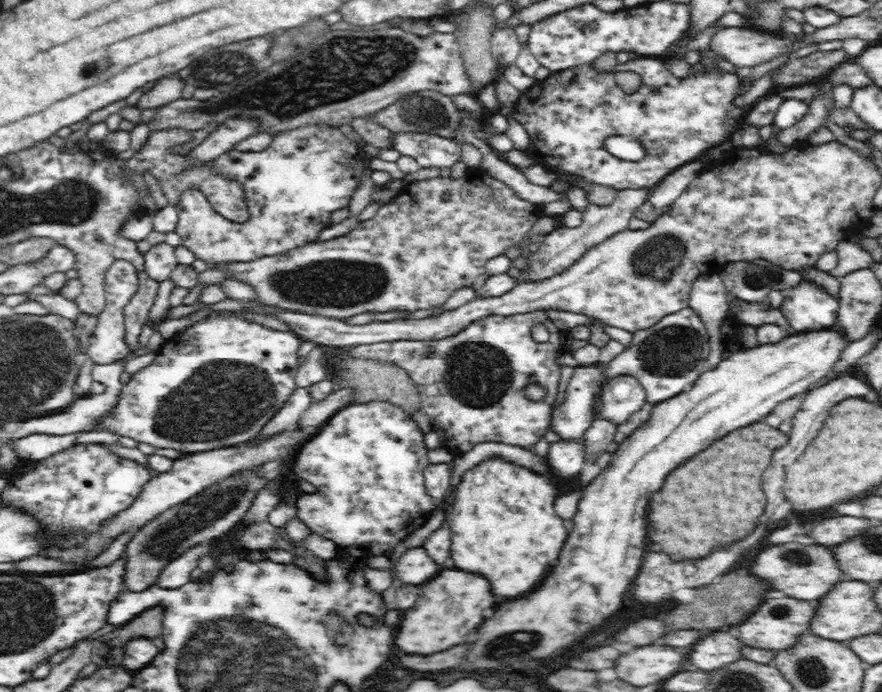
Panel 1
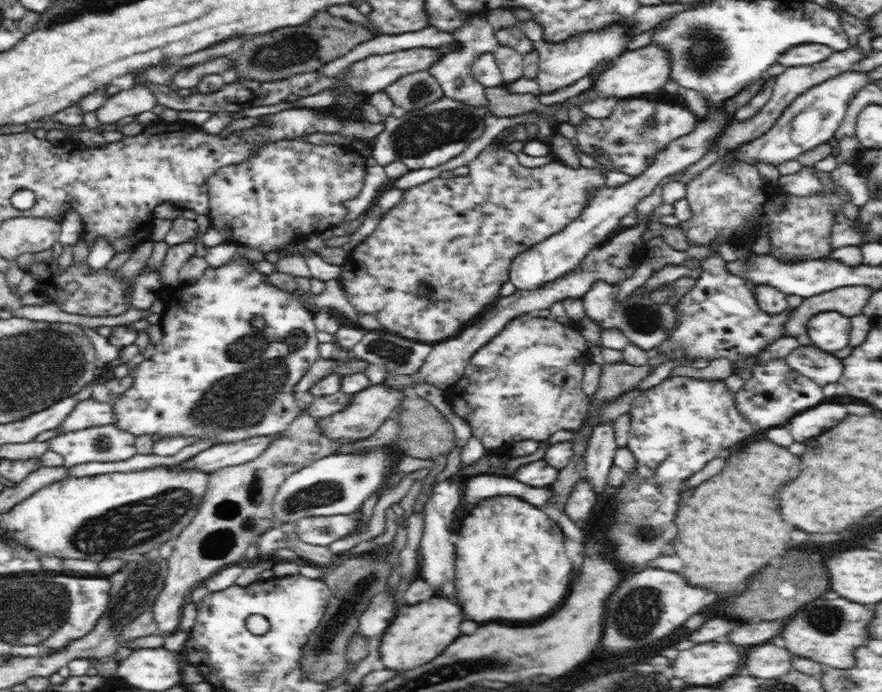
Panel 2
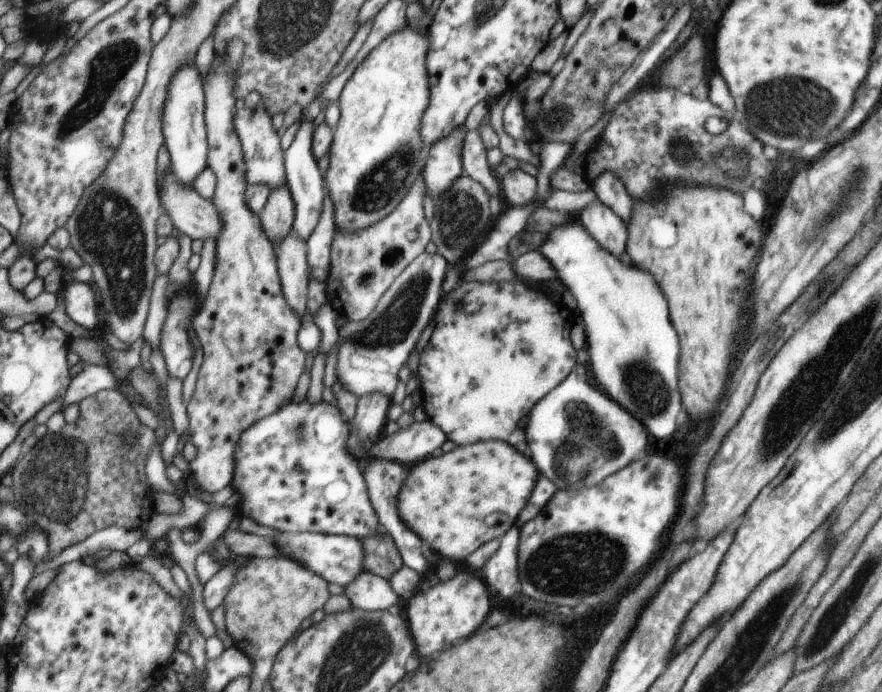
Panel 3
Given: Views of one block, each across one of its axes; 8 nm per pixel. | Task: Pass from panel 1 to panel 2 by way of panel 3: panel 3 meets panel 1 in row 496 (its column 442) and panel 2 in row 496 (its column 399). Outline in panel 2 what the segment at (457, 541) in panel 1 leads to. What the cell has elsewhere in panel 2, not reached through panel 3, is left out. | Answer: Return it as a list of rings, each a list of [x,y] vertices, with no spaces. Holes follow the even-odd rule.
[[[494,496],[494,498],[480,502],[470,512],[470,516],[464,518],[461,526],[464,526],[464,534],[460,534],[460,538],[456,542],[456,592],[458,592],[458,600],[462,604],[462,610],[464,610],[464,618],[468,618],[468,622],[512,622],[512,624],[544,622],[544,618],[550,618],[550,614],[560,608],[558,604],[568,596],[568,588],[572,582],[572,562],[566,556],[564,534],[562,534],[560,526],[550,524],[548,516],[542,510],[532,508],[532,504],[526,504],[526,501],[522,502],[514,496]]]

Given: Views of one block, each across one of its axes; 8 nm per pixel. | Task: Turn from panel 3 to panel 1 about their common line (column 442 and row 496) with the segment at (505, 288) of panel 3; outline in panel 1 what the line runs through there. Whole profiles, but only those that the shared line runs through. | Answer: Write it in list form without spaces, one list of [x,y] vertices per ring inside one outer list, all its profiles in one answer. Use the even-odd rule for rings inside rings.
[[[370,401],[364,403],[350,403],[342,410],[338,410],[304,446],[301,446],[297,453],[289,460],[289,471],[296,474],[298,478],[310,482],[316,491],[313,493],[304,493],[302,497],[295,502],[296,513],[298,513],[298,519],[310,529],[310,532],[318,533],[319,536],[332,540],[334,544],[338,546],[338,550],[341,549],[341,553],[336,556],[338,564],[350,564],[354,565],[361,563],[366,564],[368,558],[372,556],[386,556],[389,557],[390,553],[394,551],[395,546],[402,542],[408,535],[412,534],[416,528],[421,526],[428,520],[431,515],[430,512],[434,510],[434,502],[432,502],[432,496],[428,495],[428,491],[424,490],[424,477],[423,470],[430,464],[428,457],[426,456],[429,451],[424,444],[424,433],[418,423],[412,419],[404,409],[399,406],[388,404],[384,401]]]

